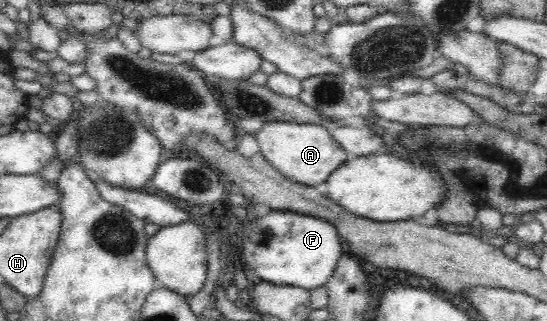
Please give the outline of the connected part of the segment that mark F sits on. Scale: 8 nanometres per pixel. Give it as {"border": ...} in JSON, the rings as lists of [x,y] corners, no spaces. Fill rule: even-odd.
{"border":[[[275,212],[259,218],[253,217],[244,226],[245,236],[241,259],[247,269],[253,270],[258,276],[258,280],[272,282],[277,285],[300,286],[307,290],[313,290],[324,285],[333,274],[341,253],[340,237],[336,228],[326,220],[315,218],[296,212]]]}

